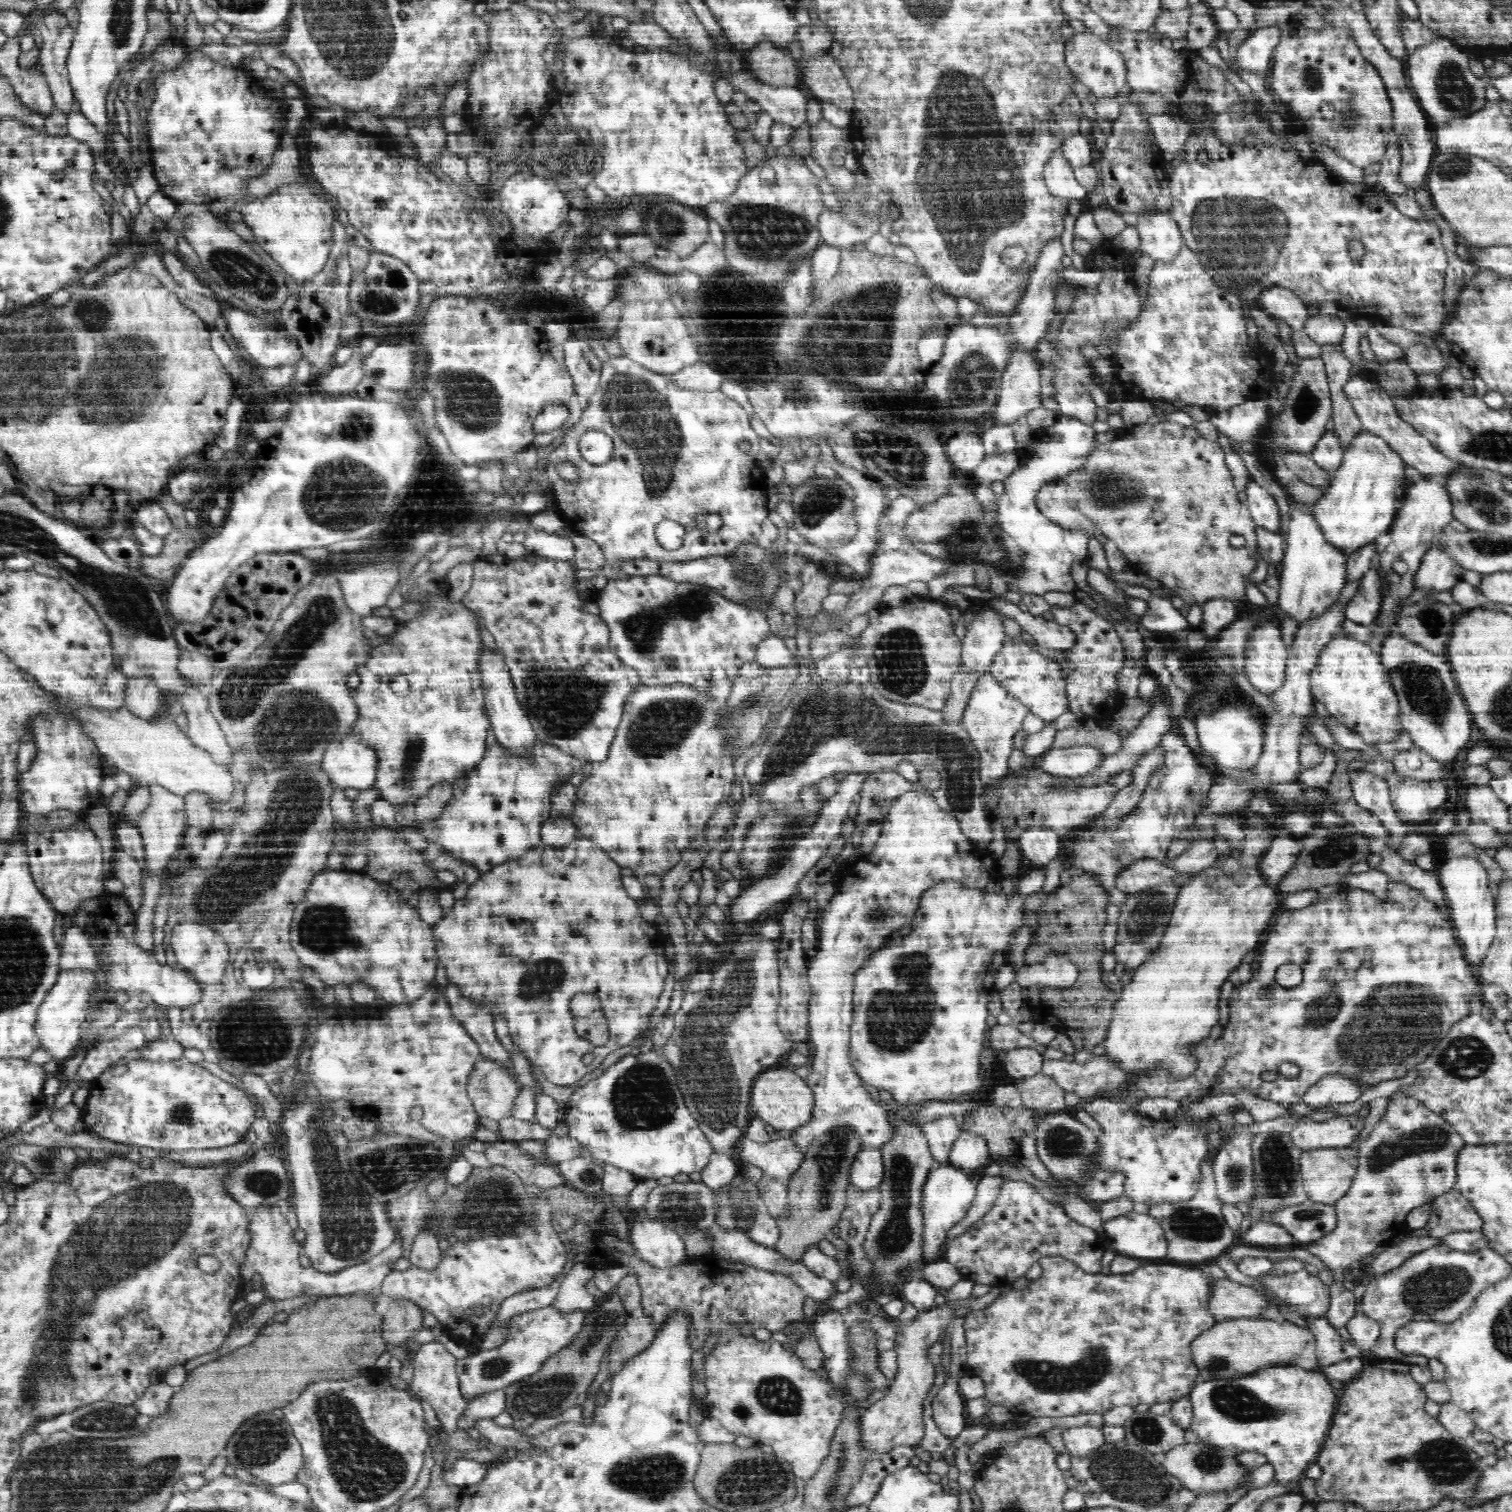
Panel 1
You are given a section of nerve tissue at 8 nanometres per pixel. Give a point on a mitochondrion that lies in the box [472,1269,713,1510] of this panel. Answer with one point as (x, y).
(659, 1476)

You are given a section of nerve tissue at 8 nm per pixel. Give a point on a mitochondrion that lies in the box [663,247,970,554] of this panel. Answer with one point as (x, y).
(874, 335)

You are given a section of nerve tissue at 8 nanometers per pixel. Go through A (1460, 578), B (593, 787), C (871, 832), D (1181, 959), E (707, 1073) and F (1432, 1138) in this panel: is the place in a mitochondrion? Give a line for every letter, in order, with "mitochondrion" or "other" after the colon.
A: other
B: other
C: other
D: other
E: mitochondrion
F: mitochondrion

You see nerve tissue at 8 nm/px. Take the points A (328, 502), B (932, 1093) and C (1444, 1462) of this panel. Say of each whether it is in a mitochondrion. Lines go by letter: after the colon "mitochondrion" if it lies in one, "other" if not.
A: mitochondrion
B: other
C: mitochondrion

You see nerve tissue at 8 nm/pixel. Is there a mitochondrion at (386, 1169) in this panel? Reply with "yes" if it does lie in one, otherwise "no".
yes

